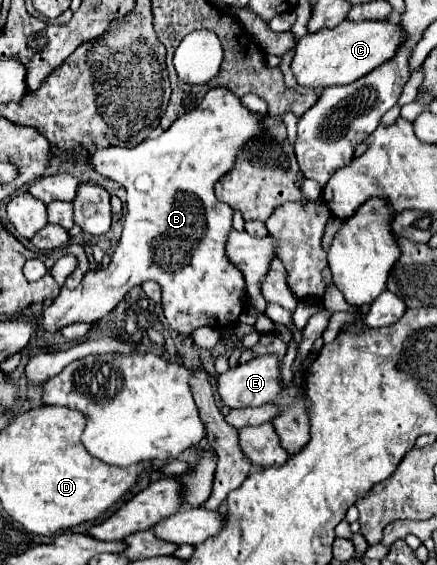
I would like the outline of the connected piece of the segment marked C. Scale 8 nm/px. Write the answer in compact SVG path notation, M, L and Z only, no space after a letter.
M343 20L335 28L323 28L321 32L305 34L297 46L295 56L291 60L291 72L301 86L309 88L327 88L337 84L351 84L377 68L379 64L387 62L401 44L401 30L385 22L349 22Z

